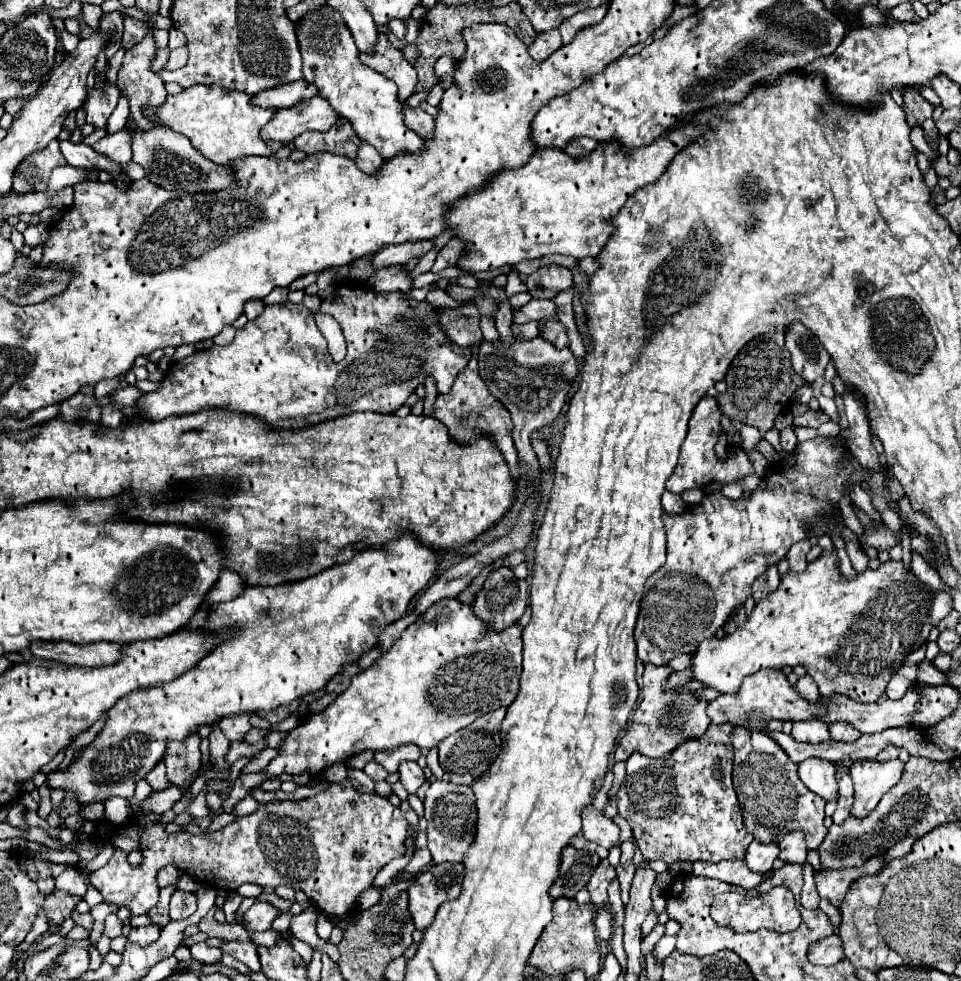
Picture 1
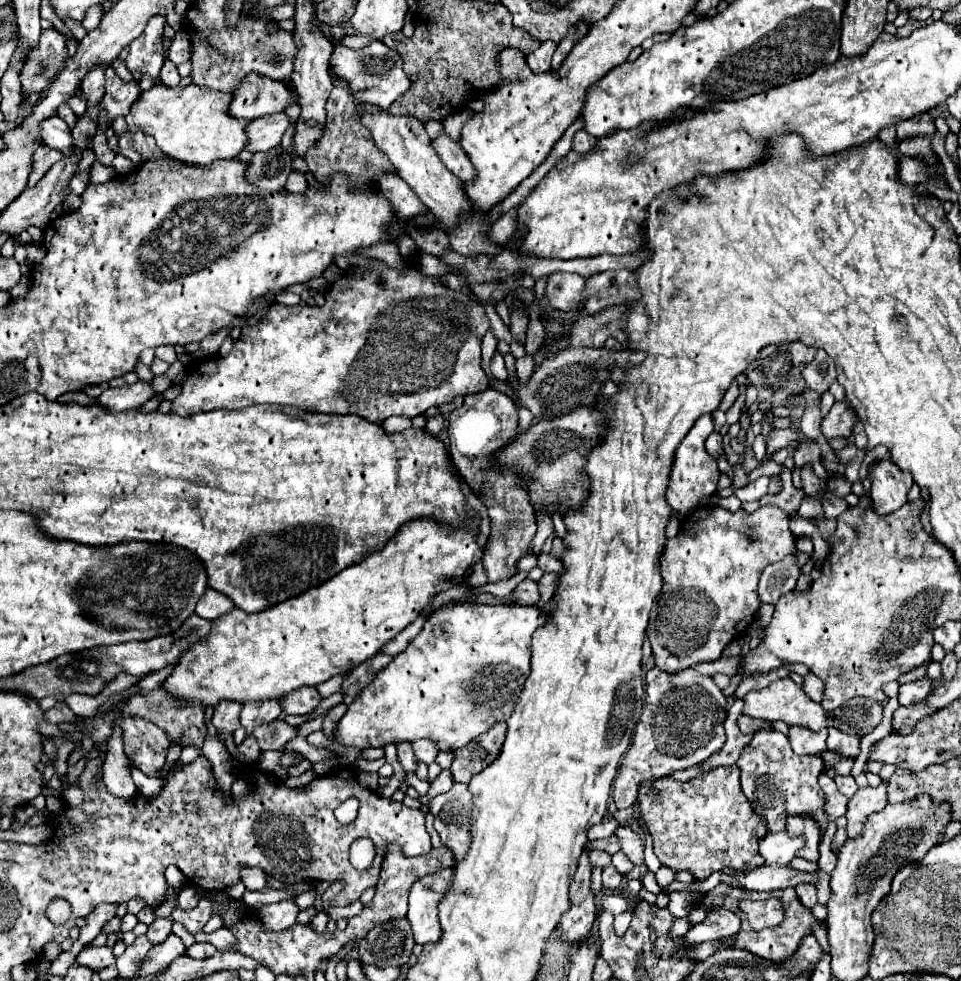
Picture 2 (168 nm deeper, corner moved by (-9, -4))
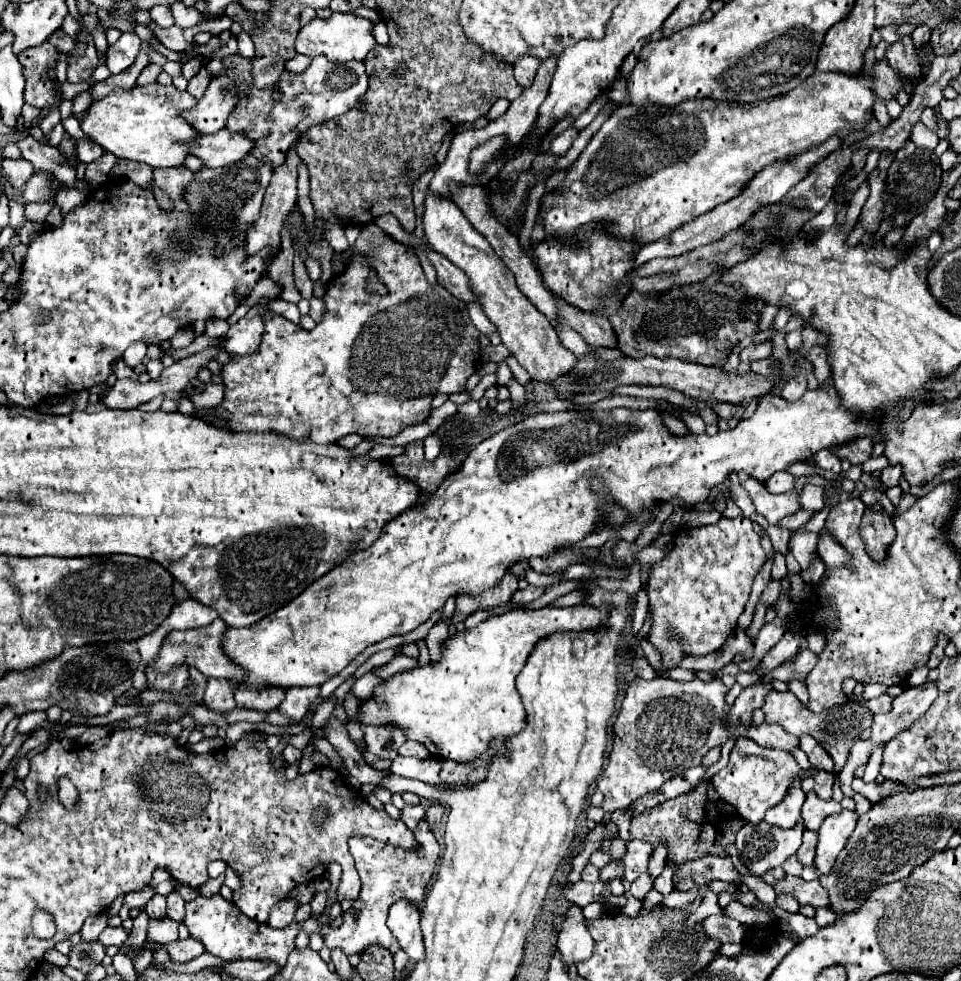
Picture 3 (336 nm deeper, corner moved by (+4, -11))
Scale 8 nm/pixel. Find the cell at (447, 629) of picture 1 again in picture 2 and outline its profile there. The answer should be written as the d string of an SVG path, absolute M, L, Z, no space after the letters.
M466 601L462 605L448 603L436 609L406 651L396 655L388 667L380 671L380 677L348 705L346 715L338 723L336 741L358 749L384 747L386 743L416 741L422 737L436 741L440 751L456 751L468 745L492 725L512 715L516 695L522 693L524 681L530 675L530 637L544 623L548 623L548 615L532 605L480 605Z

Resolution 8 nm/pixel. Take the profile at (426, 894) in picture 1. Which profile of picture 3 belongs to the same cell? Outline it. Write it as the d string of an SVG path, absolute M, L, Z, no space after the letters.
M397 900L389 908L387 926L393 936L399 940L399 946L411 960L423 960L423 936L419 928L419 908L413 906L409 900Z

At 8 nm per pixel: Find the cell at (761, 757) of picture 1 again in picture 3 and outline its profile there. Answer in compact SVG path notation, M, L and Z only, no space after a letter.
M739 738L731 750L729 764L723 770L719 770L711 778L711 782L713 782L715 790L721 794L721 798L737 808L737 814L741 818L745 818L751 824L759 824L763 820L767 808L773 808L787 796L787 792L789 792L795 776L799 776L799 772L801 772L801 768L791 752L763 748L763 746L755 744L753 740Z

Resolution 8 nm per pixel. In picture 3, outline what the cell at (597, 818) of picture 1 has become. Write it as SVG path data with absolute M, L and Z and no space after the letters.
M641 840L627 842L627 850L625 850L621 862L625 866L625 878L629 882L637 880L641 874L647 872L647 862L649 862L651 852L653 852L651 844L647 844L647 842L641 842Z

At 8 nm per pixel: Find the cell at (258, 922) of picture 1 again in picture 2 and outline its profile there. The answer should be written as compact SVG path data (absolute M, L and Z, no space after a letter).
M292 899L290 901L280 901L280 903L272 903L272 905L264 905L260 909L260 919L262 919L264 929L284 931L284 929L288 929L296 923L298 911L300 909Z

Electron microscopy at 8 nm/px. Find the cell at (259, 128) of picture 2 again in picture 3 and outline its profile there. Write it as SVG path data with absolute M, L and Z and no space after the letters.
M223 128L211 136L195 138L191 144L191 154L199 156L207 168L221 168L243 160L253 146L255 142L251 138Z

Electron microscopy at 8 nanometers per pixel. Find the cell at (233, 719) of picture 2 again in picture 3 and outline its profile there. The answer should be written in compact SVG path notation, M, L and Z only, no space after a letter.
M209 678L207 680L207 692L205 692L205 700L203 702L213 712L219 712L219 714L231 712L235 708L233 686L227 680Z

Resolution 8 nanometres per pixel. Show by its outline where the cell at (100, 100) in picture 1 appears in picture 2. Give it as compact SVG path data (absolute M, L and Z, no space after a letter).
M94 65L82 79L82 93L84 99L88 101L88 107L96 105L96 101L104 97L104 71L106 65Z

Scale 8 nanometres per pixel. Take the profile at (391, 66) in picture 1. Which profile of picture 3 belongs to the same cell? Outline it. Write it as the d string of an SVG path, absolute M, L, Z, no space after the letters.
M235 54L229 58L223 58L225 66L233 64L235 68L227 72L229 78L235 80L235 84L249 84L249 92L245 98L239 100L239 106L227 120L227 128L231 132L243 132L251 140L257 142L257 146L251 150L253 156L259 160L269 160L273 166L283 164L287 150L293 146L297 138L301 138L311 126L321 124L325 120L331 120L335 116L345 114L351 108L363 108L365 106L365 94L369 92L369 74L365 72L365 64L357 60L349 60L343 64L331 64L327 56L317 56L309 64L309 68L303 74L287 74L279 78L277 86L281 88L281 102L273 102L271 90L259 90L253 86L251 80L251 60Z

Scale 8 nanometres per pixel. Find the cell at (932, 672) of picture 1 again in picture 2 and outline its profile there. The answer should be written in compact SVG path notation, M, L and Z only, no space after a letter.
M918 679L918 681L914 681L914 683L900 685L900 691L898 691L898 701L900 701L900 705L908 707L908 705L912 705L912 703L922 701L922 699L928 695L928 685L932 685L932 681L928 681L928 679Z

